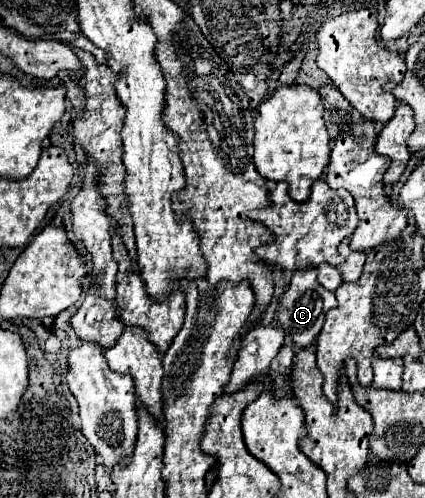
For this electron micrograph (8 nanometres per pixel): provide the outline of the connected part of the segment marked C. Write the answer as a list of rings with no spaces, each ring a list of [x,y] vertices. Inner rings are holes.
[[[309,269],[309,271],[295,271],[293,273],[293,279],[281,299],[281,307],[277,311],[277,323],[279,327],[287,333],[287,339],[293,347],[297,349],[305,349],[305,347],[311,347],[317,339],[317,333],[321,331],[323,327],[323,321],[325,321],[325,313],[329,309],[337,307],[337,299],[335,299],[335,293],[323,289],[319,283],[317,283],[317,269]]]

